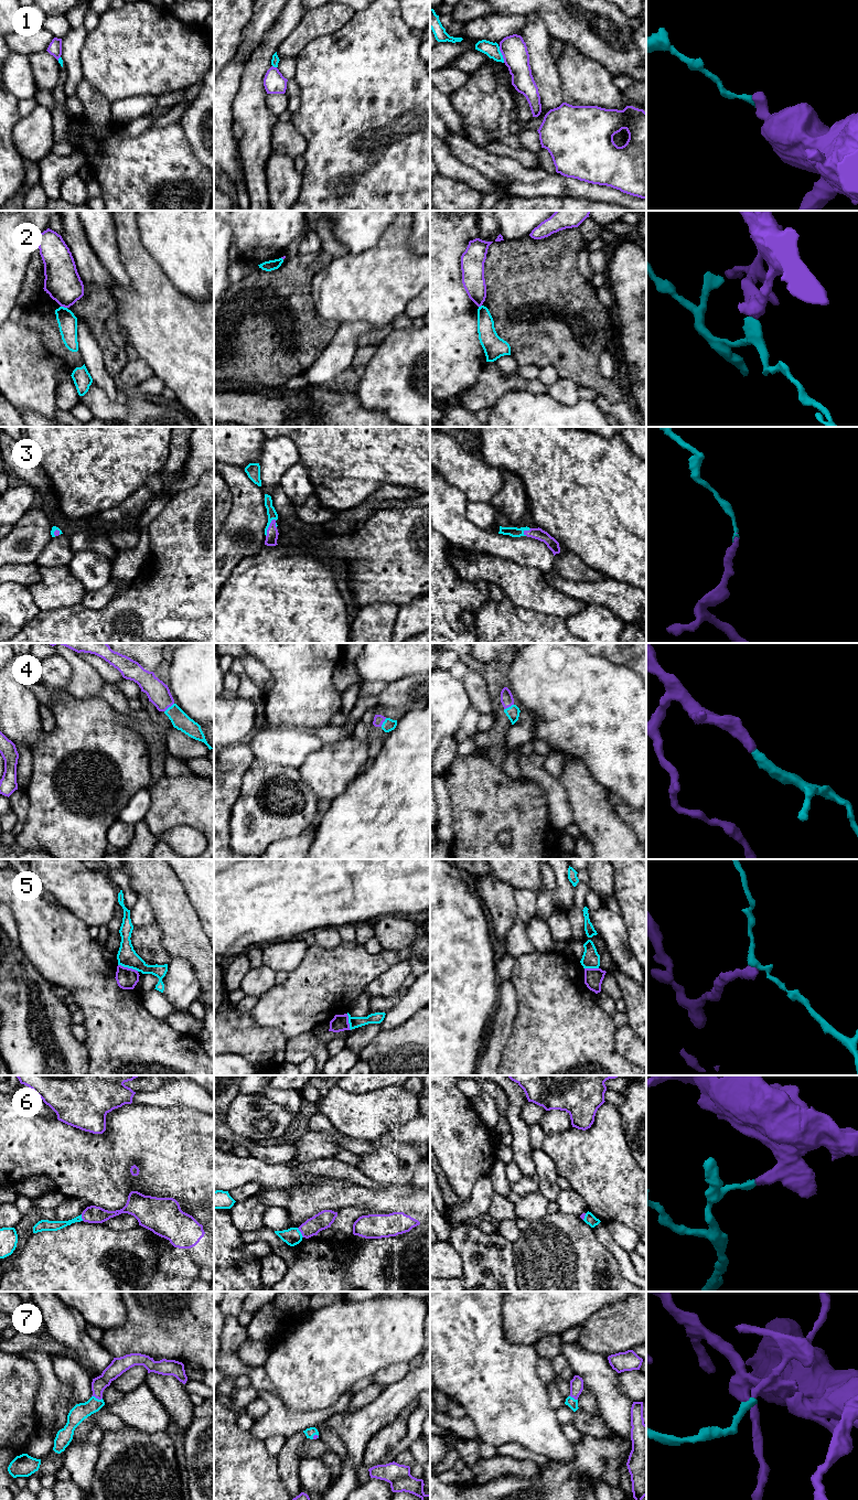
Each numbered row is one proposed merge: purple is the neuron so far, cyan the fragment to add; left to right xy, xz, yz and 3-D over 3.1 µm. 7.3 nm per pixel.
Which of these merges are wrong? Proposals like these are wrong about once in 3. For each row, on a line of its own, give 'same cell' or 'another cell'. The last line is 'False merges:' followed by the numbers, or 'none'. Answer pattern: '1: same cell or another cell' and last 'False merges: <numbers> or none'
1: another cell
2: another cell
3: same cell
4: same cell
5: another cell
6: another cell
7: same cell
False merges: 1, 2, 5, 6

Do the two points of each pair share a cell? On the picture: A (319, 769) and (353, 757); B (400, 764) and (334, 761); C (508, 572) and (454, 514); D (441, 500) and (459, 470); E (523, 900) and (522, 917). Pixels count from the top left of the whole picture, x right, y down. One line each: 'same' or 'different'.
A: same
B: different
C: different
D: different
E: same

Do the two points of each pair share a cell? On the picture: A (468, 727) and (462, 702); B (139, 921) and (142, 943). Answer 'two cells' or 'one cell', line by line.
A: two cells
B: two cells

